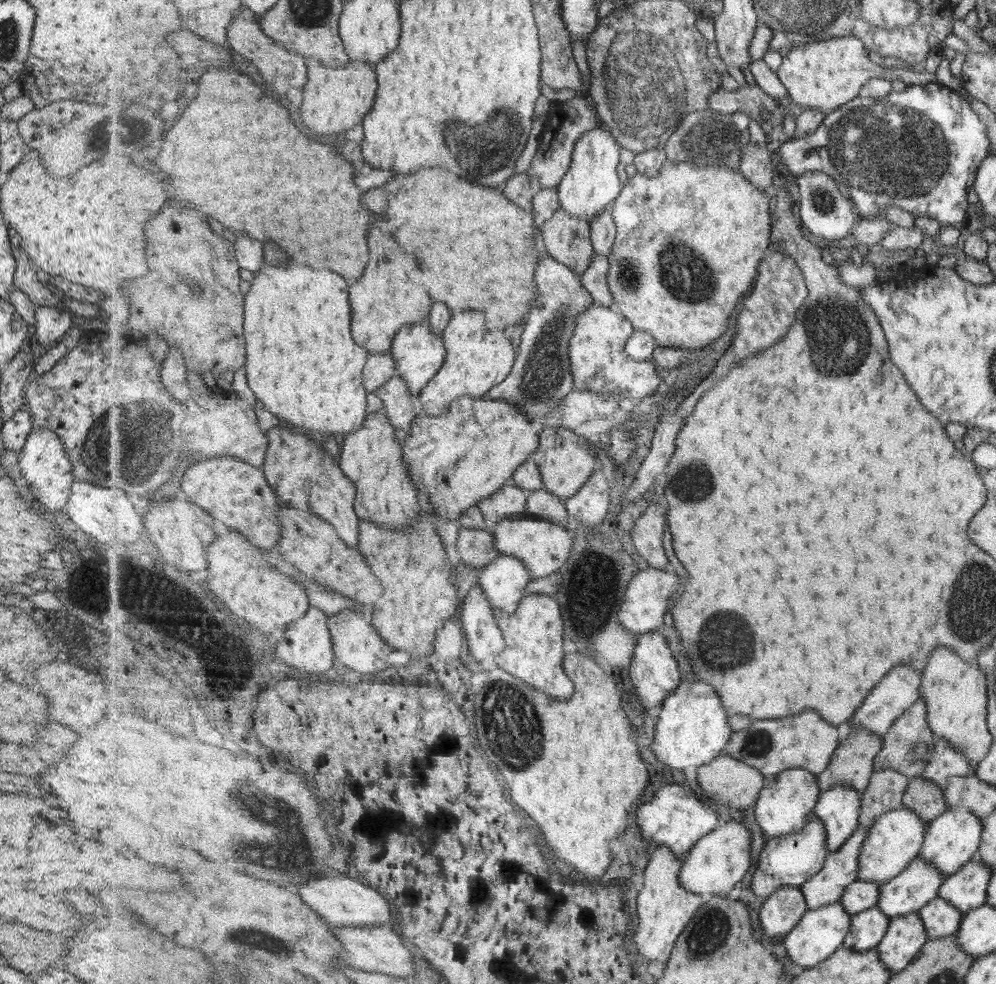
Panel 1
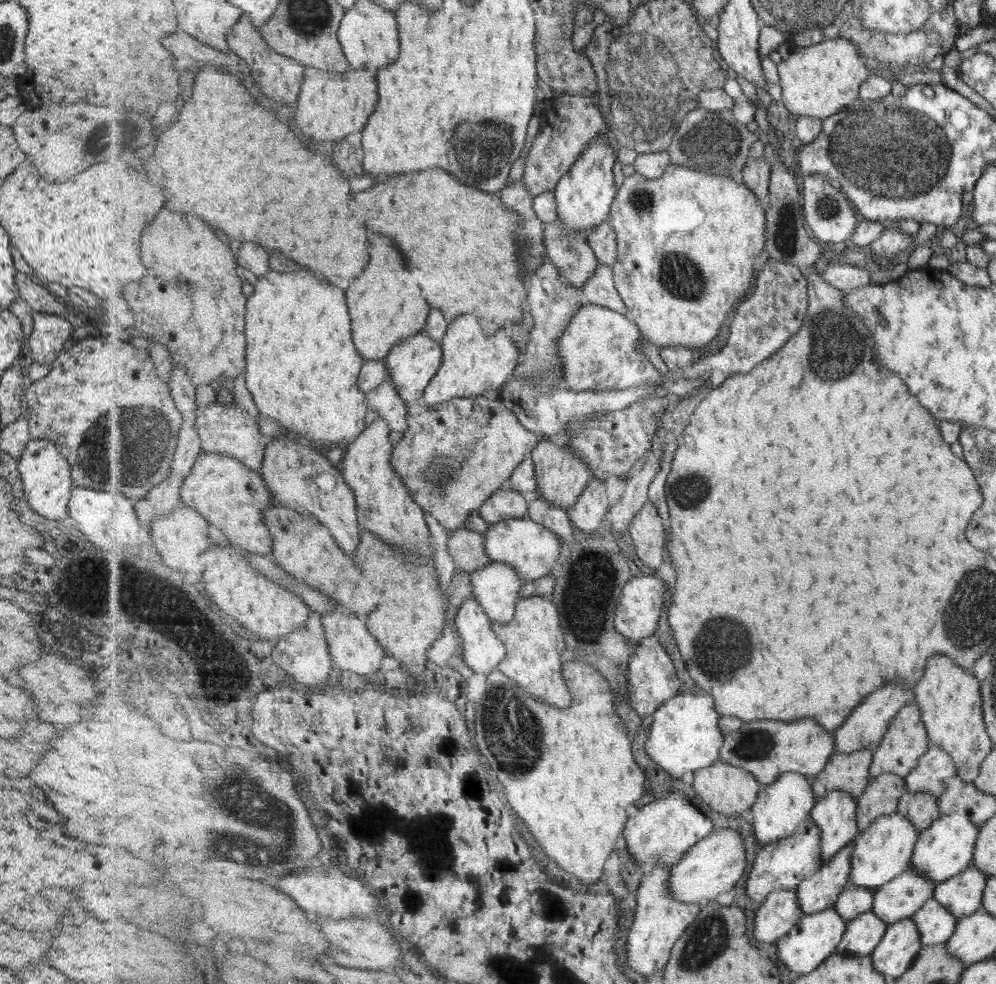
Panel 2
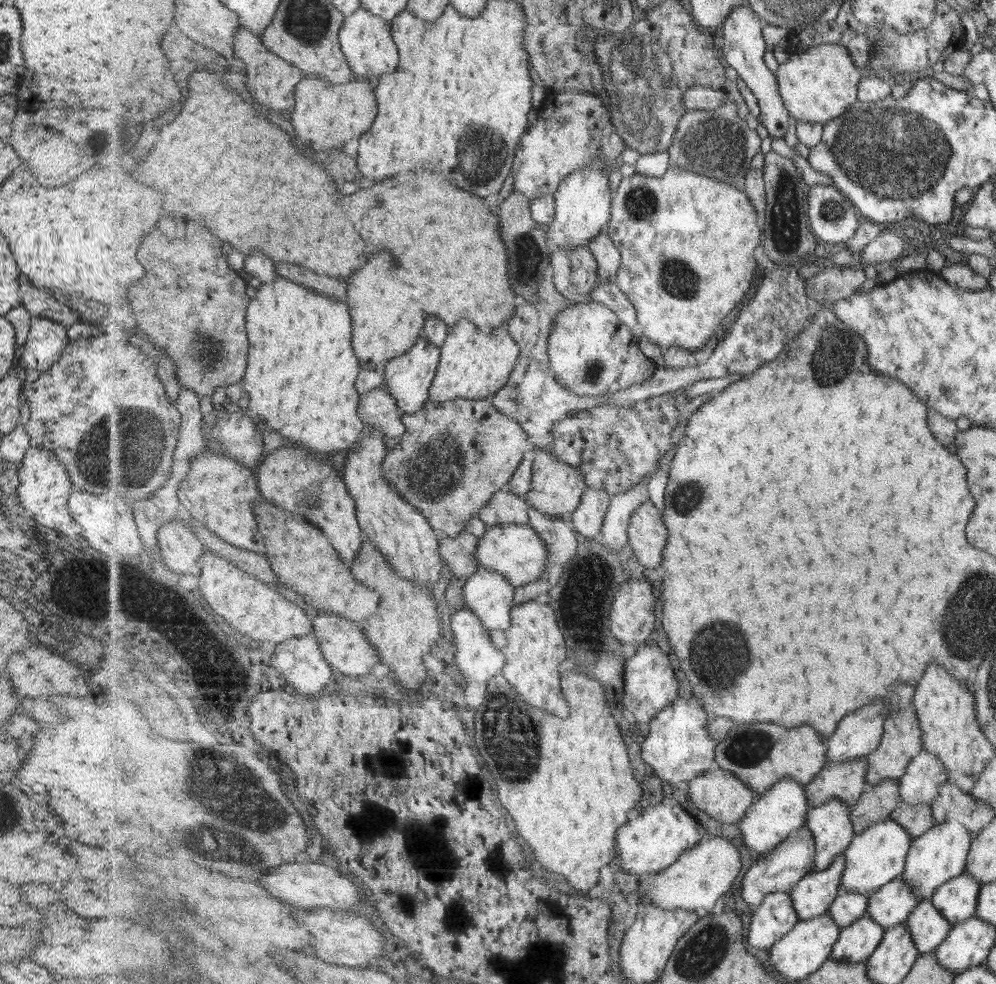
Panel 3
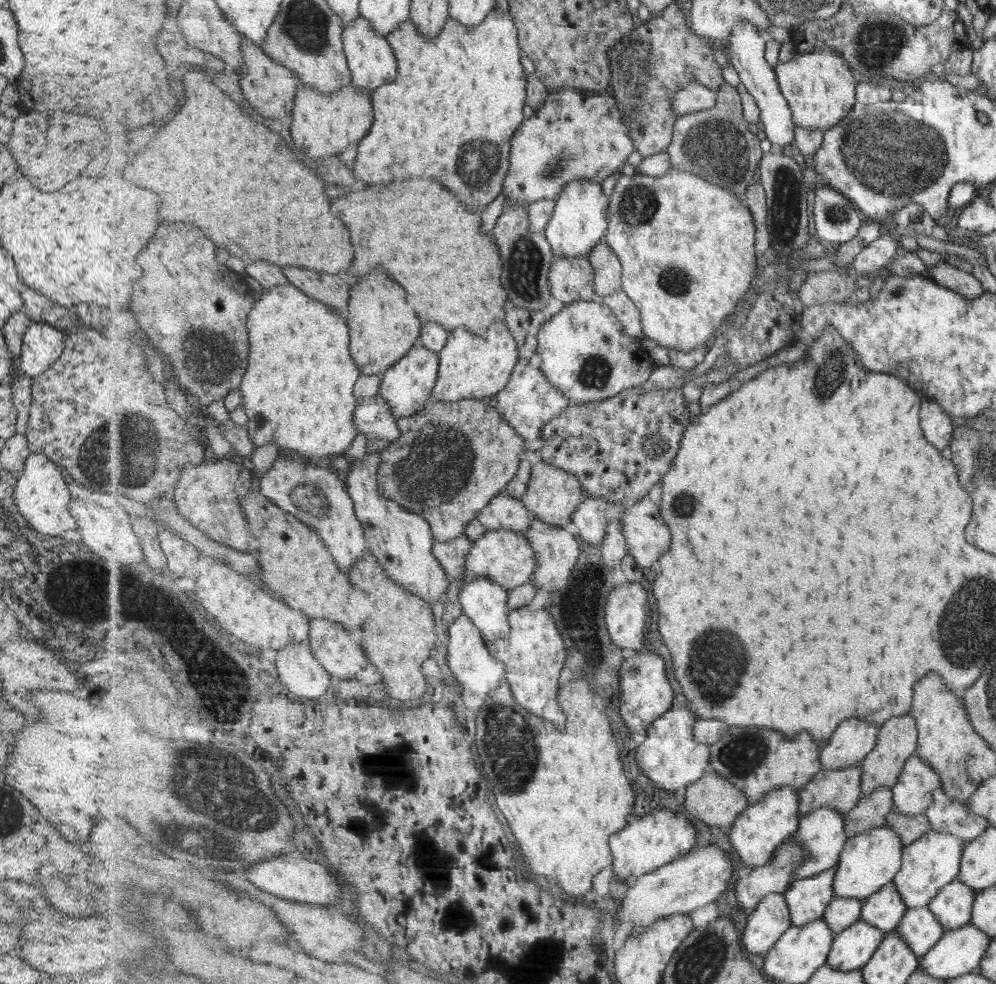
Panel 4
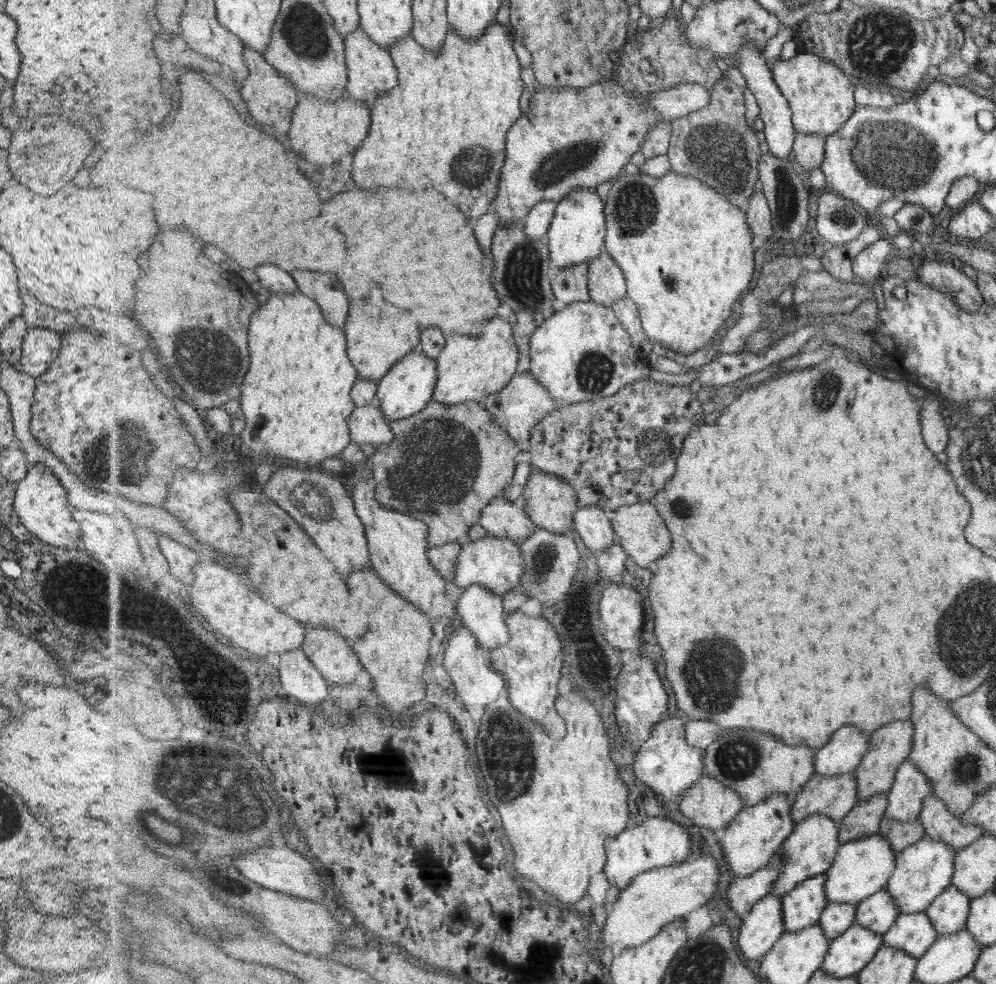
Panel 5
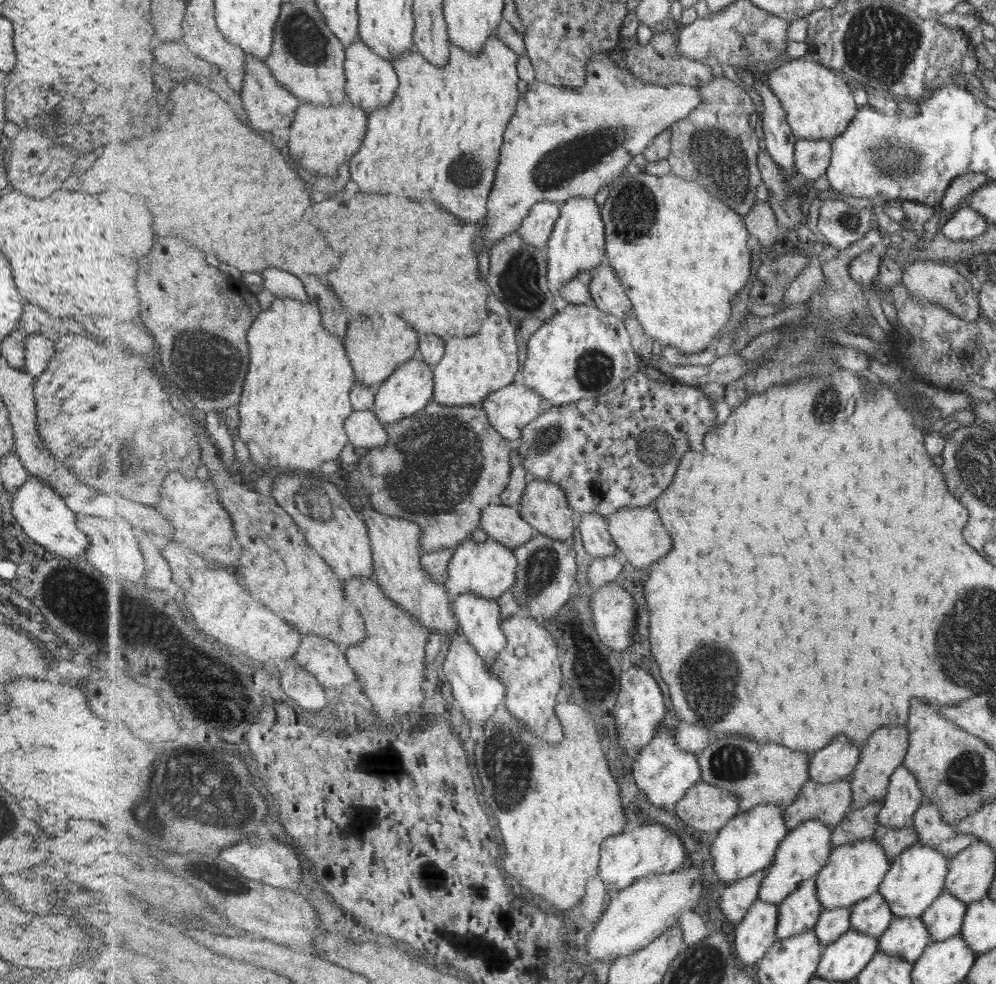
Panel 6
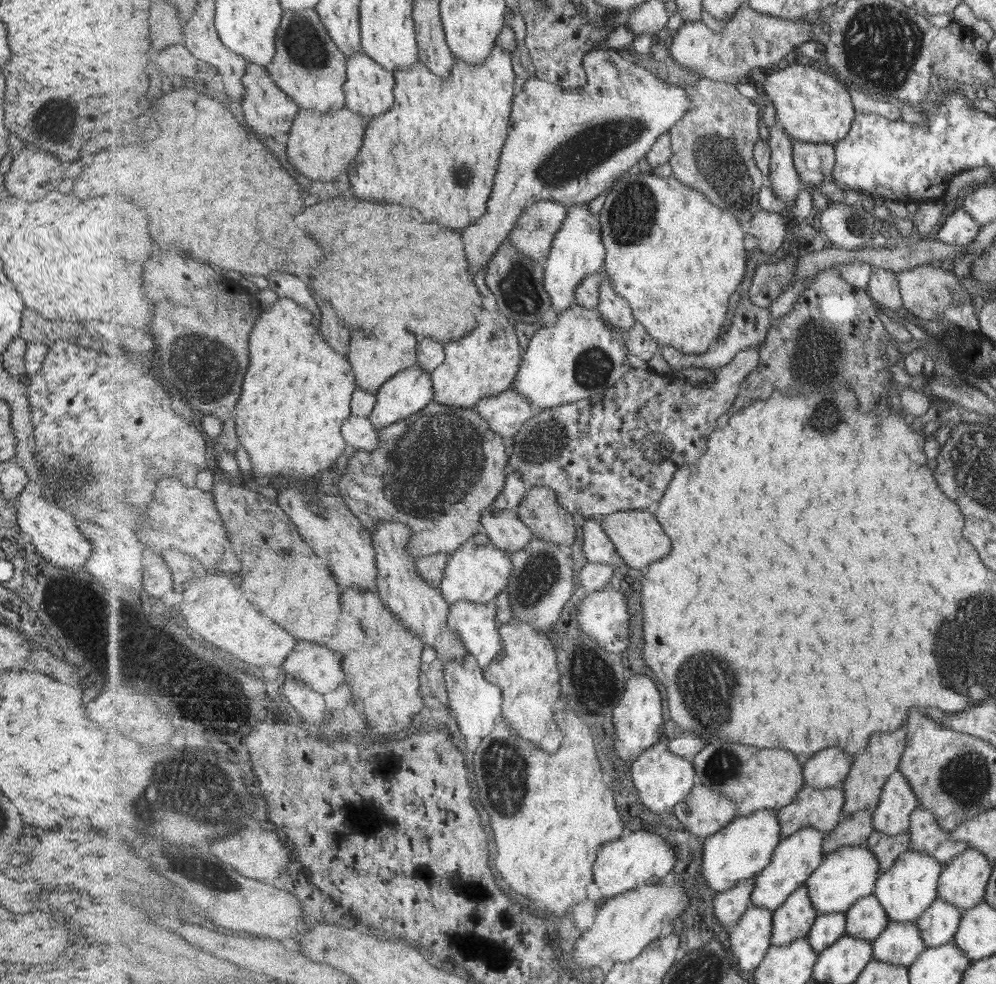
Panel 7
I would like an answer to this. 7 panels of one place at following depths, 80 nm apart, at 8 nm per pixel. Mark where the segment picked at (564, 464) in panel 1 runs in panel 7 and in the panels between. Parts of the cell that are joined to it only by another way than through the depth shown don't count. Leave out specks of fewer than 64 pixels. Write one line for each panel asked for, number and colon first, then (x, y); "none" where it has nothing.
2: (562, 476)
3: (558, 487)
4: (554, 494)
5: (552, 502)
6: (545, 505)
7: (540, 510)

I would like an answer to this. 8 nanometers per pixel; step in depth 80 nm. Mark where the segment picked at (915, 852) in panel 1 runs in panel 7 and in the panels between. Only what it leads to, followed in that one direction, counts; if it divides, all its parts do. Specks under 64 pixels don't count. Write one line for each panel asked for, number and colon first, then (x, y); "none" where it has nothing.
2: (884, 851)
3: (877, 856)
4: (871, 860)
5: (863, 867)
6: (855, 871)
7: (851, 873)

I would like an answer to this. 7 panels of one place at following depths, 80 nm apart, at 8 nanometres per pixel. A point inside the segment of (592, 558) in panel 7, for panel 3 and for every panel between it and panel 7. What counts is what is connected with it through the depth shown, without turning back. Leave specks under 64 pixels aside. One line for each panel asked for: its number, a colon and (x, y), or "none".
3: (588, 518)
4: (591, 518)
5: (594, 525)
6: (598, 541)

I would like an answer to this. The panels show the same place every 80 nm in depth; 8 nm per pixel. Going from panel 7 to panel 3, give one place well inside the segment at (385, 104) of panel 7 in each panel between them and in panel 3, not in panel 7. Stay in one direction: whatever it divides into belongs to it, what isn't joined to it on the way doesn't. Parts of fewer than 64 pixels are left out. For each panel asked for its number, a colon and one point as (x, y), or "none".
3: (367, 40)
4: (371, 57)
5: (372, 69)
6: (372, 81)

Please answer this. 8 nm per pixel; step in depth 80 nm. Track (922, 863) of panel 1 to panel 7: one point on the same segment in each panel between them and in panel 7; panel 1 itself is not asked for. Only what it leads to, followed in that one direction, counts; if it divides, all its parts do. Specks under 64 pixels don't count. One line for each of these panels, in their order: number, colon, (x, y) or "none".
2: (901, 898)
3: (891, 905)
4: (886, 909)
5: (879, 912)
6: (873, 916)
7: (867, 919)

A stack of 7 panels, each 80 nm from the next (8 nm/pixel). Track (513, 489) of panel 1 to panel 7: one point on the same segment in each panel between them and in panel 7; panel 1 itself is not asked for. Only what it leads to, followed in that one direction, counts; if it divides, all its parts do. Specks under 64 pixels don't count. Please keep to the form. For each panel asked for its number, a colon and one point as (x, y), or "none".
2: (505, 504)
3: (503, 507)
4: (503, 512)
5: (501, 519)
6: (505, 525)
7: (504, 528)

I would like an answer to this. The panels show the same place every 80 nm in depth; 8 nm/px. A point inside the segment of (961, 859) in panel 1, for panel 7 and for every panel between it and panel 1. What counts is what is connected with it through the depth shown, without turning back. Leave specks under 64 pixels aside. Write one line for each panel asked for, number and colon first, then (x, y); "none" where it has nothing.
2: (944, 850)
3: (936, 857)
4: (930, 864)
5: (924, 870)
6: (918, 876)
7: (910, 888)

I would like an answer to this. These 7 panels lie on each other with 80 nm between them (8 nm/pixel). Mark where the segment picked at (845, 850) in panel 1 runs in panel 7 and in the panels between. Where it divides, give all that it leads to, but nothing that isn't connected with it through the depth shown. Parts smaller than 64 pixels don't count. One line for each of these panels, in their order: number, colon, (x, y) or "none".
2: (821, 891)
3: (813, 896)
4: (808, 899)
5: (803, 907)
6: (800, 912)
7: (794, 920)

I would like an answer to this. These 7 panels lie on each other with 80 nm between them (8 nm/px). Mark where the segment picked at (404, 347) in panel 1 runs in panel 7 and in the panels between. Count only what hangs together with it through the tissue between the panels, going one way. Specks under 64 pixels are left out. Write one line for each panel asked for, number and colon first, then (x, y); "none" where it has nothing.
2: (412, 365)
3: (409, 376)
4: (407, 385)
5: (409, 387)
6: (410, 389)
7: (410, 391)

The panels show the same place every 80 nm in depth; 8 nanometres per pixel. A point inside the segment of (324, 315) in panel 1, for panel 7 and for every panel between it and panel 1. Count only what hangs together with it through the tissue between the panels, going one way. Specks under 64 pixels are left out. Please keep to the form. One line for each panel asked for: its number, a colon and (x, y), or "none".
2: (303, 365)
3: (302, 374)
4: (299, 392)
5: (296, 400)
6: (297, 398)
7: (298, 392)

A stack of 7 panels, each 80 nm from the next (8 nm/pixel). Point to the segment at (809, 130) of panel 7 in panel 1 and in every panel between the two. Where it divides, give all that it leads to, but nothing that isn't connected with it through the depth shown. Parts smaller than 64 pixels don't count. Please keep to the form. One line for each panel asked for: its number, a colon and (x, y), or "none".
1: (824, 75)
2: (820, 80)
3: (817, 86)
4: (819, 85)
5: (822, 99)
6: (820, 105)

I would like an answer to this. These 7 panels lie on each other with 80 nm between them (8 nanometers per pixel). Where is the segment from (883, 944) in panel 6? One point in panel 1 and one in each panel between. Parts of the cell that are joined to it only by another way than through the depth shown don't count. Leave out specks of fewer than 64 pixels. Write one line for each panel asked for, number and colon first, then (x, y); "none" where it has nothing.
1: (941, 919)
2: (936, 924)
3: (929, 927)
4: (920, 928)
5: (915, 933)

